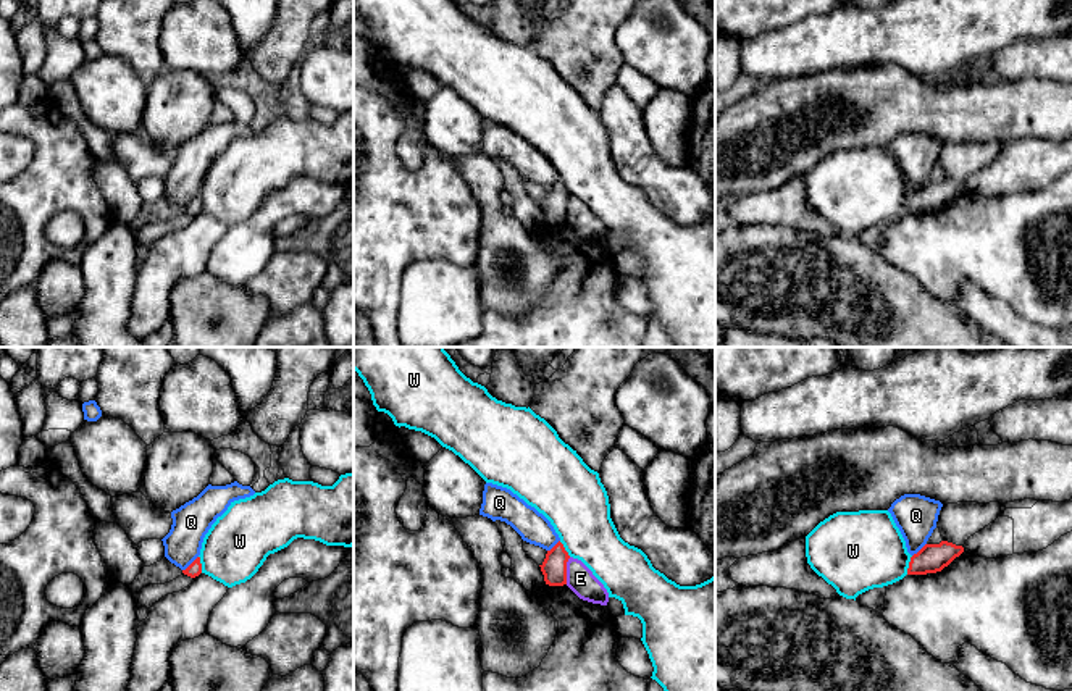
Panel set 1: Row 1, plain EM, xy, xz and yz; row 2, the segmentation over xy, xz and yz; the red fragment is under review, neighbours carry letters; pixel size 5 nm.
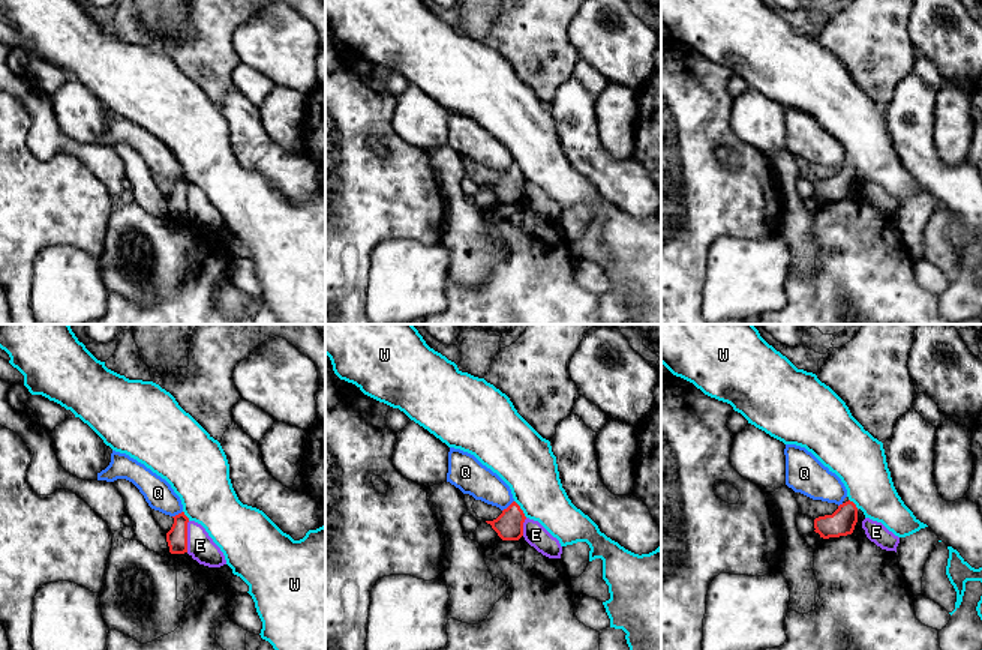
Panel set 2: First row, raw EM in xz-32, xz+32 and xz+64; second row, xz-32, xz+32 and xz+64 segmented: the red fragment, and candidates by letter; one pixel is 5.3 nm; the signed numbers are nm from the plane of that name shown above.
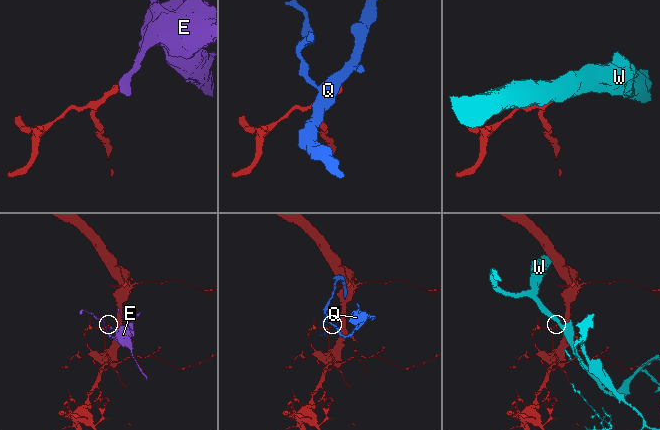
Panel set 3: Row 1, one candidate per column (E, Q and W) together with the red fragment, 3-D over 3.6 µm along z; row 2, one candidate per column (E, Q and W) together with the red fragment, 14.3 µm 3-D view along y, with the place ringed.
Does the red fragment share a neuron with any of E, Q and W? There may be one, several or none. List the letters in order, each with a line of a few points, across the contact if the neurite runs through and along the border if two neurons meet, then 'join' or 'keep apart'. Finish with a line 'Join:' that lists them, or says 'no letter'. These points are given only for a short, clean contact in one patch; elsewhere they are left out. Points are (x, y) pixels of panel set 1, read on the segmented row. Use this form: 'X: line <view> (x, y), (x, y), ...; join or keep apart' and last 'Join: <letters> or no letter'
E: keep apart
Q: line xy (197, 556), (183, 570); keep apart
W: keep apart
Join: no letter

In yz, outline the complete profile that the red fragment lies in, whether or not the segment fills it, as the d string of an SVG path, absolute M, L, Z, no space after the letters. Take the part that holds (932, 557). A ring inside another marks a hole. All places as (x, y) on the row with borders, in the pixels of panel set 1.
M941 541L940 544L925 544L917 554L911 557L907 575L941 572L962 552L962 546L956 546L948 541Z

